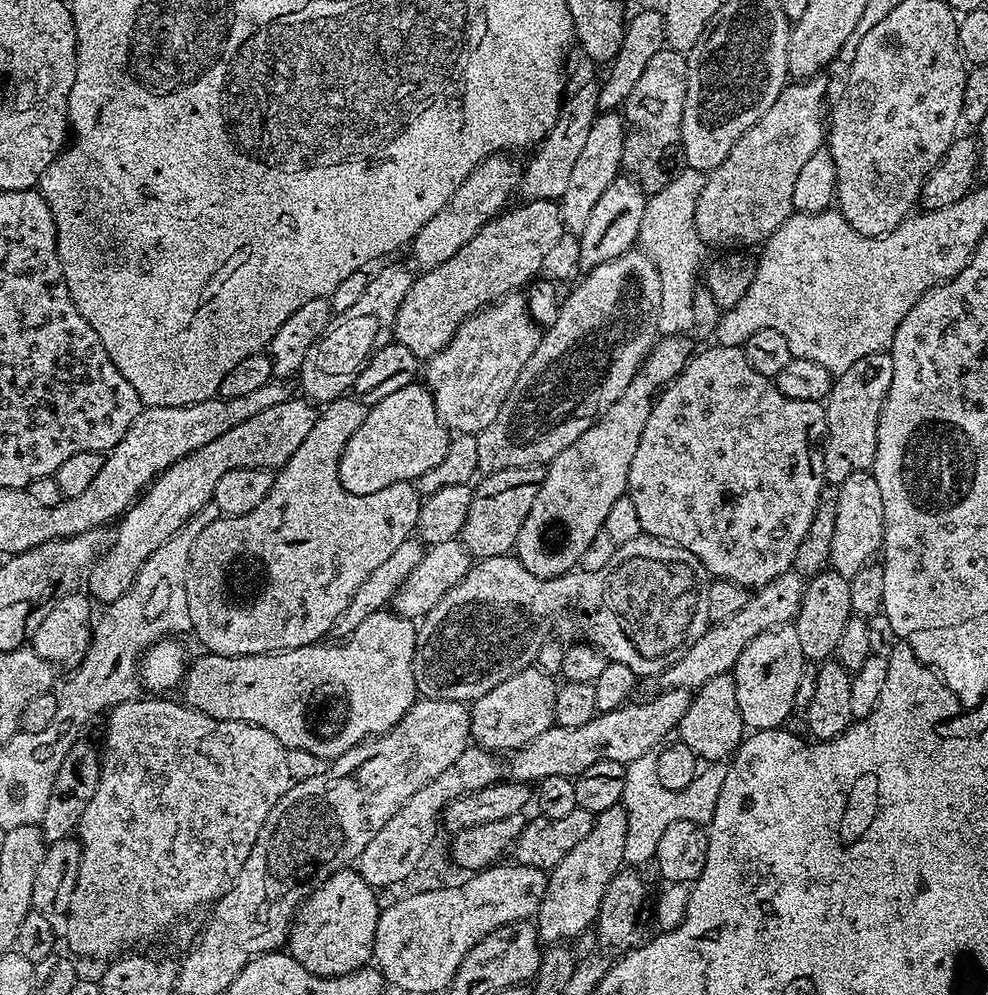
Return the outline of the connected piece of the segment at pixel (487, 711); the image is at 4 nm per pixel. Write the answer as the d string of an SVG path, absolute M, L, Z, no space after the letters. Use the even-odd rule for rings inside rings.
M537 666L523 668L509 674L494 687L484 688L481 696L470 704L471 739L497 754L523 748L538 734L556 724L554 698L557 685L552 684L553 677Z

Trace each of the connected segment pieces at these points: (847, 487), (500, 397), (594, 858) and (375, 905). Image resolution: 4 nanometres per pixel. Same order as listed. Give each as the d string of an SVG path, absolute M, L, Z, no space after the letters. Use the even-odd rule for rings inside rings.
M871 471L855 472L850 474L838 486L838 514L834 514L834 534L830 538L830 558L828 563L831 571L843 576L853 576L863 564L869 563L872 556L881 551L884 543L884 511L882 510L882 493L878 491L878 482Z
M519 291L501 296L465 318L448 345L427 357L422 372L445 425L457 433L473 434L490 426L498 418L498 410L502 410L502 402L506 402L518 374L522 374L522 366L538 350L541 335L541 325L528 313L528 301Z
M617 802L601 812L595 813L592 829L583 836L569 853L559 860L547 873L548 881L546 890L542 894L542 902L538 906L534 917L536 933L544 942L572 942L575 936L580 936L584 931L595 925L596 917L600 915L600 903L612 875L620 871L625 863L624 851L626 850L626 810L623 803Z
M351 867L341 868L344 869L333 876L325 875L315 885L317 888L301 899L288 930L287 951L308 970L320 975L353 972L372 960L374 930L382 907L381 901L376 901L377 889L369 886Z

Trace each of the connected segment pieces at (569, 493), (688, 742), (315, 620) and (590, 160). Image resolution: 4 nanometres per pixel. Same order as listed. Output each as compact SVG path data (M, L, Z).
M684 334L657 339L620 397L547 465L544 480L518 531L514 547L516 559L532 574L552 580L579 565L586 546L603 529L610 506L627 493L630 462L634 462L638 438L642 438L642 430L646 430L646 418L650 418L658 391L675 380L688 365L694 352L691 343L693 341Z
M723 672L707 680L688 701L688 709L678 725L678 738L690 750L694 750L701 761L727 761L746 735L746 727L739 712L735 682L732 672Z
M345 394L338 397L337 400L327 401L317 411L314 427L310 429L310 434L306 434L302 446L298 446L298 450L294 450L294 454L290 454L287 462L280 465L278 471L273 475L272 485L266 498L262 498L262 502L258 502L258 506L254 506L254 510L250 510L246 514L221 515L219 520L210 522L210 526L206 526L206 530L202 530L202 534L198 534L198 538L190 550L190 562L186 574L186 602L190 610L191 631L196 632L197 638L205 644L208 652L217 652L223 656L249 656L259 652L280 652L283 648L297 648L323 641L331 633L342 610L346 610L350 598L354 598L354 590L358 590L358 586L366 580L366 574L370 574L370 570L374 570L392 551L398 550L398 546L402 546L402 542L409 540L417 531L416 523L422 497L416 491L415 483L399 480L386 486L386 490L374 490L374 494L352 494L350 490L346 490L346 486L342 486L338 474L342 450L346 450L346 442L350 438L350 434L354 434L354 430L358 430L358 426L362 426L368 410L369 405L352 394Z
M604 110L597 115L594 126L590 126L590 134L582 145L582 151L578 153L578 160L574 162L574 170L570 173L570 183L566 185L566 194L562 194L558 201L560 205L560 220L569 233L578 234L586 230L586 222L594 211L599 196L606 191L606 186L614 182L616 176L621 175L622 142L624 141L624 118L619 111Z

